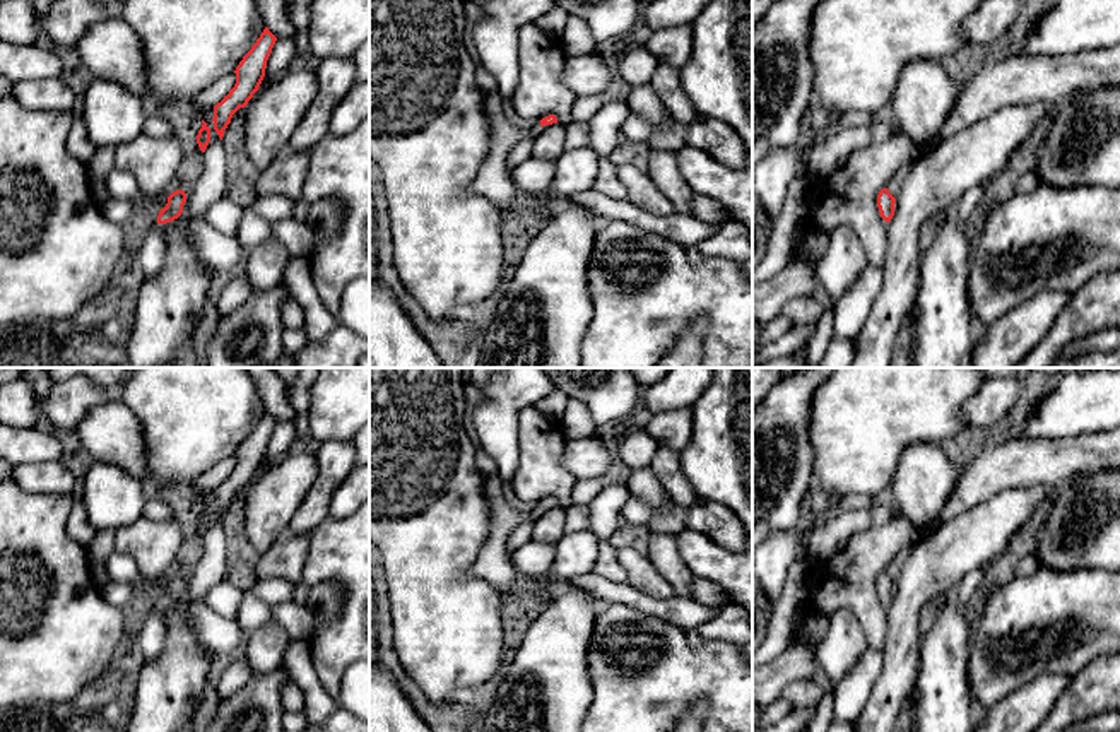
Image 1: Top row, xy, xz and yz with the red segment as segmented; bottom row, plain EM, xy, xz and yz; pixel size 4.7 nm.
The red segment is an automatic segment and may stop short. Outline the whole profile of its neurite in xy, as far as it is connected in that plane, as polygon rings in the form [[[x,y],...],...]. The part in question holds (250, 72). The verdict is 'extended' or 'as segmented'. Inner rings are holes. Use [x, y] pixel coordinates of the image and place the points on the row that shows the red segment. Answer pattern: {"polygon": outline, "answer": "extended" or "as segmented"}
{"polygon": [[[268,27],[263,29],[256,43],[251,46],[251,50],[243,56],[239,65],[236,67],[236,84],[229,91],[229,94],[214,106],[214,130],[217,135],[224,137],[224,130],[231,123],[233,115],[248,104],[248,101],[253,97],[253,94],[258,91],[263,77],[265,77],[265,67],[267,60],[272,53],[272,48],[275,44],[277,38],[268,31]]], "answer": "as segmented"}

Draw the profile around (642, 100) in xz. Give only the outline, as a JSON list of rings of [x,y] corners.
[[[650,84],[631,86],[626,103],[629,111],[643,116],[651,128],[663,127],[669,118],[669,111],[663,108]]]

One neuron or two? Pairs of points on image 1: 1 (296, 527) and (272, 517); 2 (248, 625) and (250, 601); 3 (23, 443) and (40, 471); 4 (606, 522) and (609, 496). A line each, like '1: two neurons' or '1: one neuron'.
1: two neurons
2: one neuron
3: two neurons
4: one neuron

